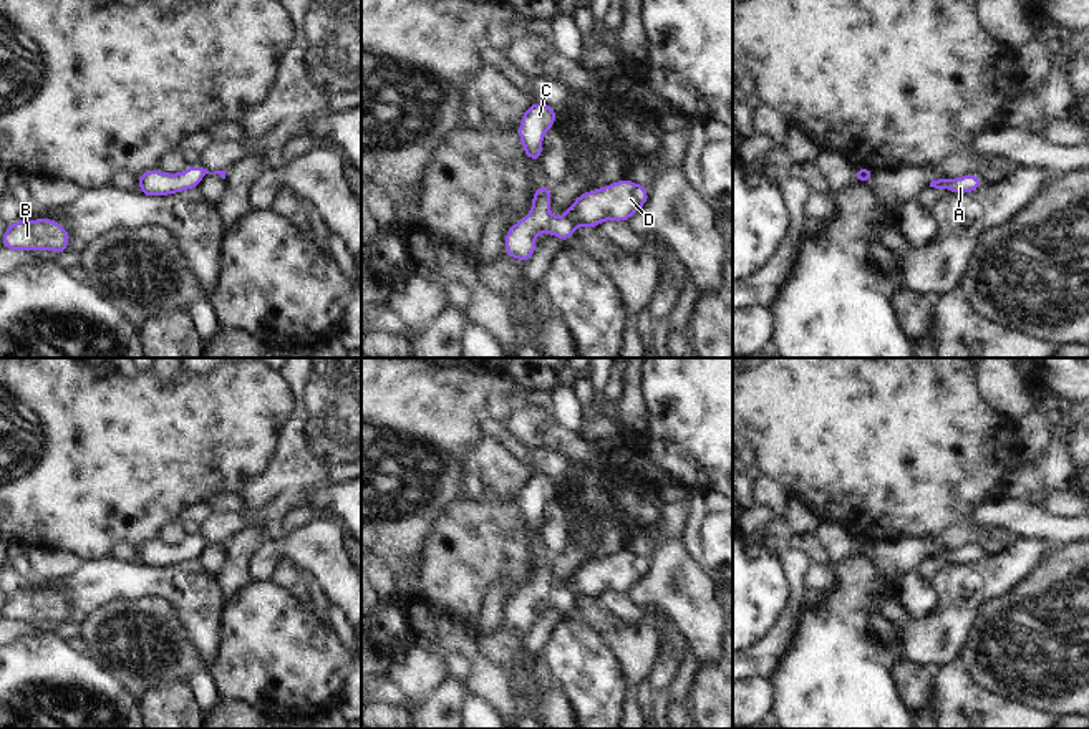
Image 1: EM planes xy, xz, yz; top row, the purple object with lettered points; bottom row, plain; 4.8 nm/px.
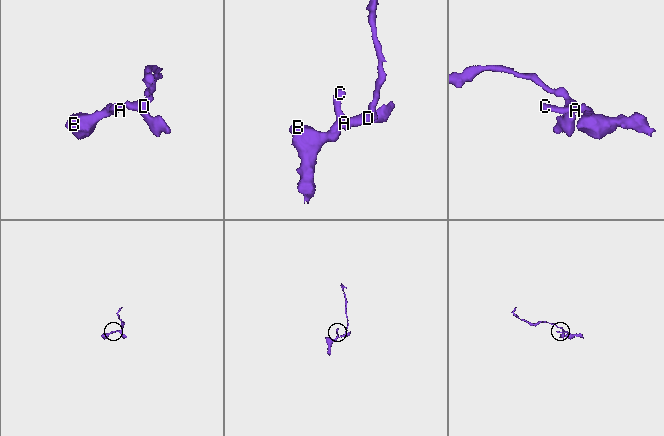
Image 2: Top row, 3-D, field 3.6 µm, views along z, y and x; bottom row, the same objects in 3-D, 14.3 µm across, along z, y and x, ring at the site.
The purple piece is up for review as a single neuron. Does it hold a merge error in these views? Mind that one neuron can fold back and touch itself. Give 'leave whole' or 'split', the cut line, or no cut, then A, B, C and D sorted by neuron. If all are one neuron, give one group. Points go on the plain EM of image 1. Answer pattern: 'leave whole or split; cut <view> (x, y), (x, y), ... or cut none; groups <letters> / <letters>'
leave whole; cut none; groups A B C D

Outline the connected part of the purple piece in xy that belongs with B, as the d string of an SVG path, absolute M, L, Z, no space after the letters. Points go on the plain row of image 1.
M15 591L2 606L2 618L8 621L27 620L31 623L50 620L65 626L70 610L73 610L73 606L56 591Z

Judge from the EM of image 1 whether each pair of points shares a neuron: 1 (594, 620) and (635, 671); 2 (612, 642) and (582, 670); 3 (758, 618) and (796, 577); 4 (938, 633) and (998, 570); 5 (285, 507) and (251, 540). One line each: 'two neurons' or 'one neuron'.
1: one neuron
2: two neurons
3: two neurons
4: one neuron
5: two neurons

